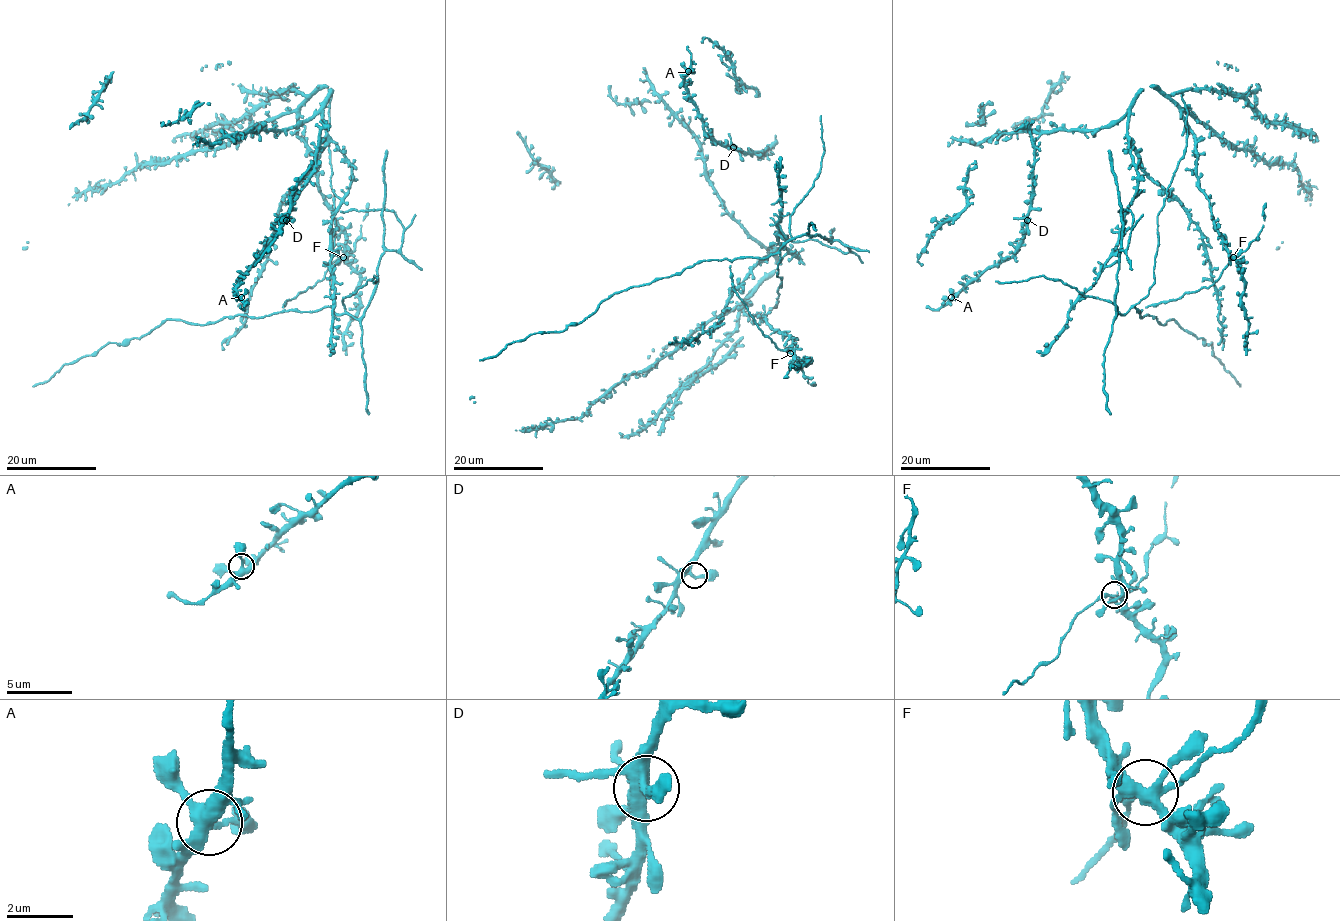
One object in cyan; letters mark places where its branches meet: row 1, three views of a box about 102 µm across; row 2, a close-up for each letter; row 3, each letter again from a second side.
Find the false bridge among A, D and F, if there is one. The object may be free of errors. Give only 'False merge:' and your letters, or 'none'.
False merge: none

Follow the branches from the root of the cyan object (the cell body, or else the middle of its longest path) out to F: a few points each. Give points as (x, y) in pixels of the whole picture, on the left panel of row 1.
F: (304, 103), (299, 108), (297, 134), (315, 158), (317, 188), (344, 234), (346, 256), (343, 257)

